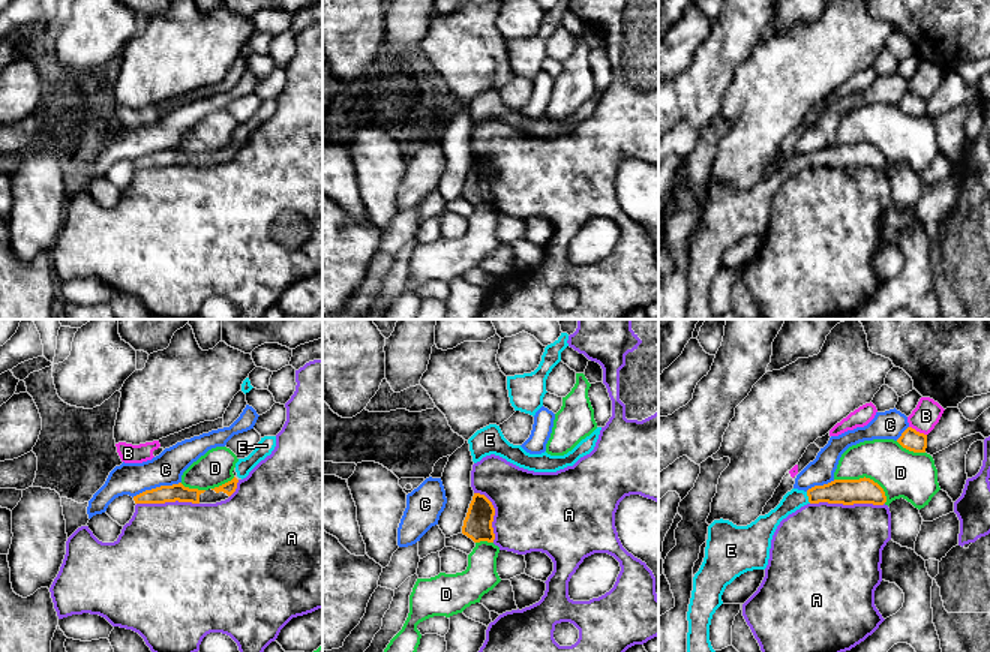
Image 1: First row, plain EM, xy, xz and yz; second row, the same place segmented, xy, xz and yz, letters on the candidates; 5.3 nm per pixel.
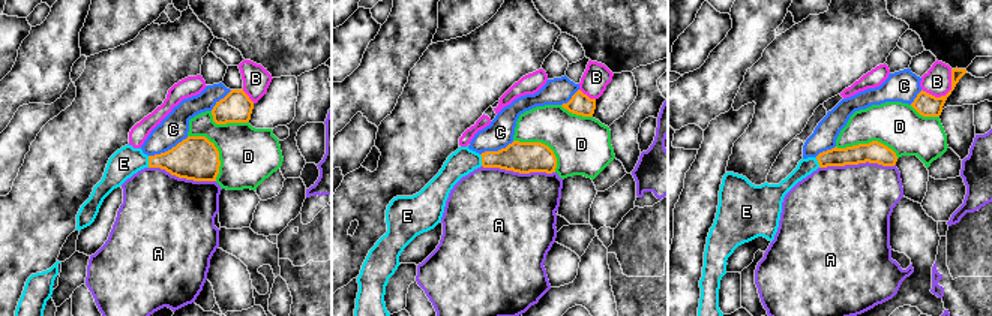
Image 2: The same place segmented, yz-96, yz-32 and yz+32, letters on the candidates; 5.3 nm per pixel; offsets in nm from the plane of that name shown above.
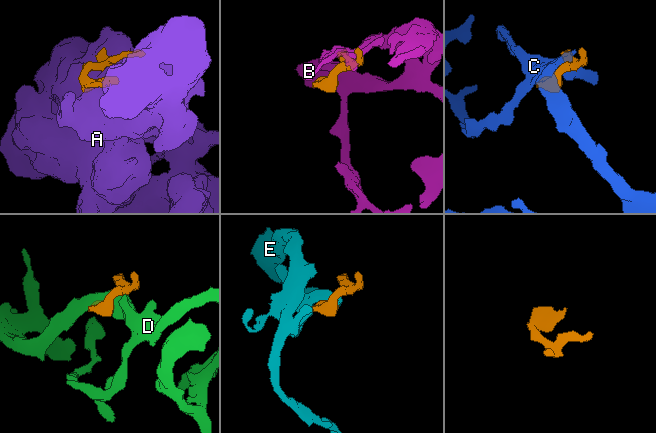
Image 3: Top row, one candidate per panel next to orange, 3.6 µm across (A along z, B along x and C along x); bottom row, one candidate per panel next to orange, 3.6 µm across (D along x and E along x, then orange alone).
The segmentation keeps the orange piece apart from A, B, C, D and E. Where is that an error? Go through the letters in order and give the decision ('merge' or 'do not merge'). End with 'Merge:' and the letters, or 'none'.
A: do not merge
B: do not merge
C: do not merge
D: do not merge
E: merge
Merge: E

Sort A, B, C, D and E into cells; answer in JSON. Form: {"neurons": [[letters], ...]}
{"neurons": [["A"], ["B"], ["C"], ["D"], ["E"]]}

